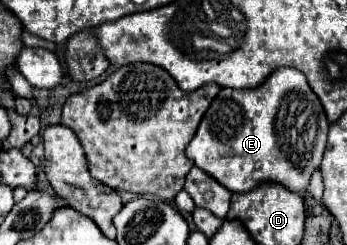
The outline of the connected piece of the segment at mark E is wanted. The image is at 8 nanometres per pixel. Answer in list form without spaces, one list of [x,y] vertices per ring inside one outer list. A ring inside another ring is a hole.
[[[278,69],[264,85],[254,89],[222,89],[218,97],[212,101],[210,109],[206,111],[200,127],[186,147],[188,159],[194,161],[204,173],[216,179],[232,193],[246,193],[258,187],[260,183],[280,183],[294,193],[304,193],[312,173],[320,167],[324,149],[326,149],[326,135],[328,135],[328,119],[322,109],[320,99],[310,89],[306,77],[298,69]]]

